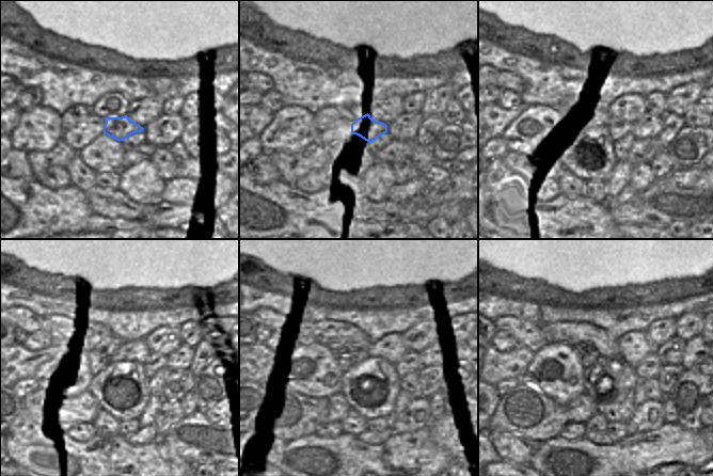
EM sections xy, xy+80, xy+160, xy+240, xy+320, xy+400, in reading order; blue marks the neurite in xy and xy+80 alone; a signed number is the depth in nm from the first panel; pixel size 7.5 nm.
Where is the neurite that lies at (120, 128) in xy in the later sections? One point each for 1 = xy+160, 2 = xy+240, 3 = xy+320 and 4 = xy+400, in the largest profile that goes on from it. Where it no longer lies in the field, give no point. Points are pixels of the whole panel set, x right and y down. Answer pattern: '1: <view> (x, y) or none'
1: xy+160 (616, 128)
2: xy+240 (157, 367)
3: xy+320 (409, 363)
4: xy+400 (650, 367)

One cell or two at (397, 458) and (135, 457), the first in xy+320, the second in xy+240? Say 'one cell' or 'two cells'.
one cell

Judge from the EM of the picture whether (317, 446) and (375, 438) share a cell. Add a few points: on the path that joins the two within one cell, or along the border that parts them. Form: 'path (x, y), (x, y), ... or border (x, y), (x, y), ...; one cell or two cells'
border (355, 437), (369, 444), (381, 444), (386, 440); two cells

